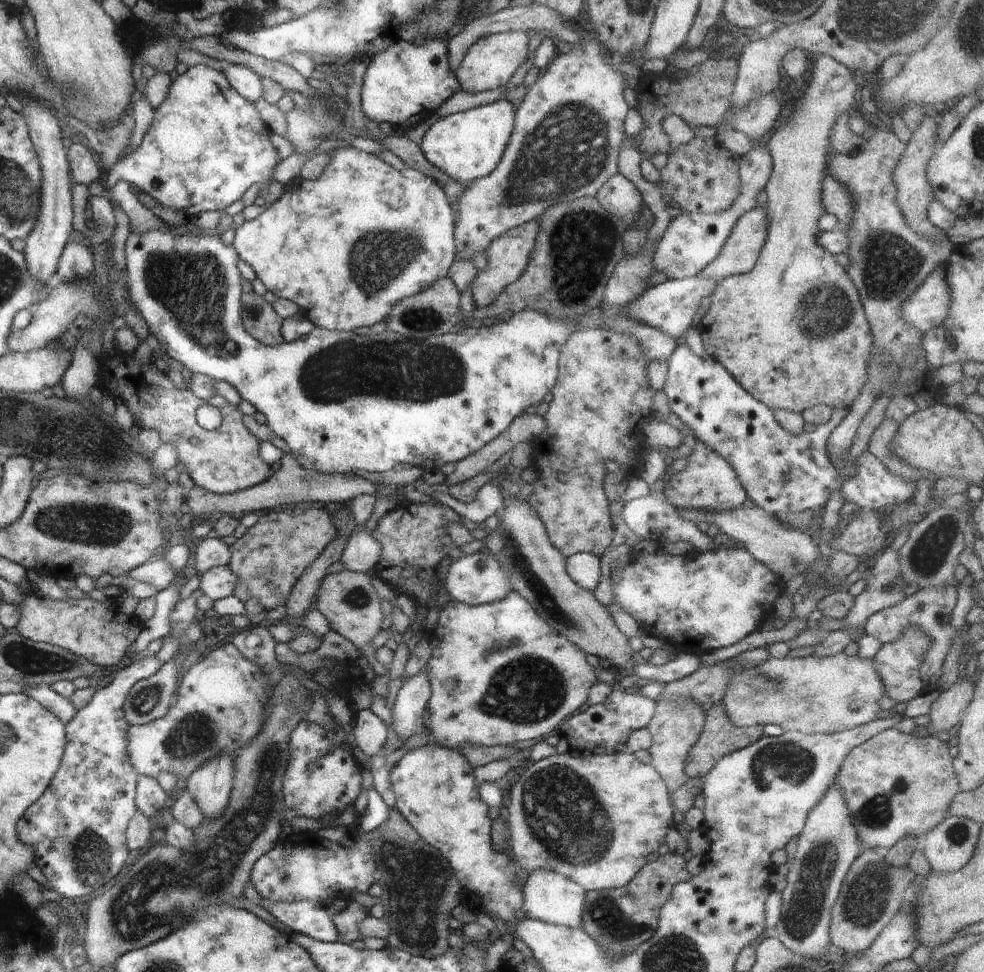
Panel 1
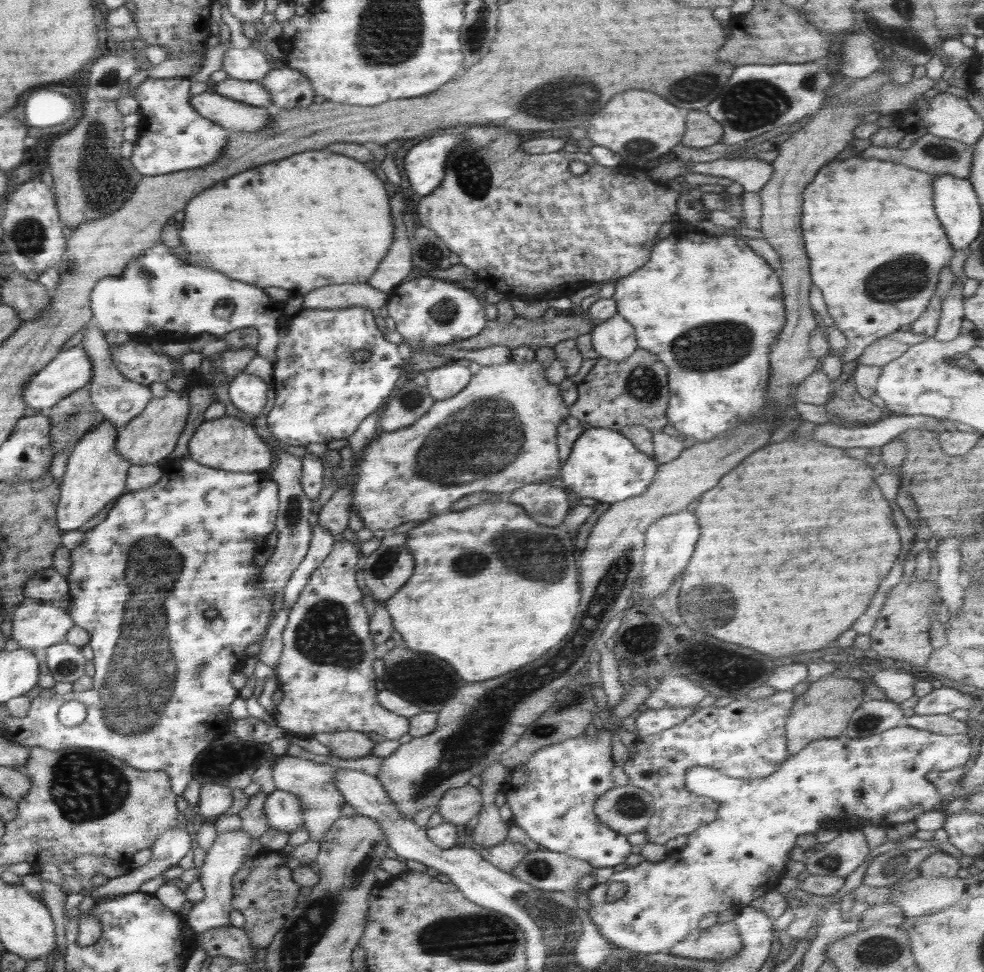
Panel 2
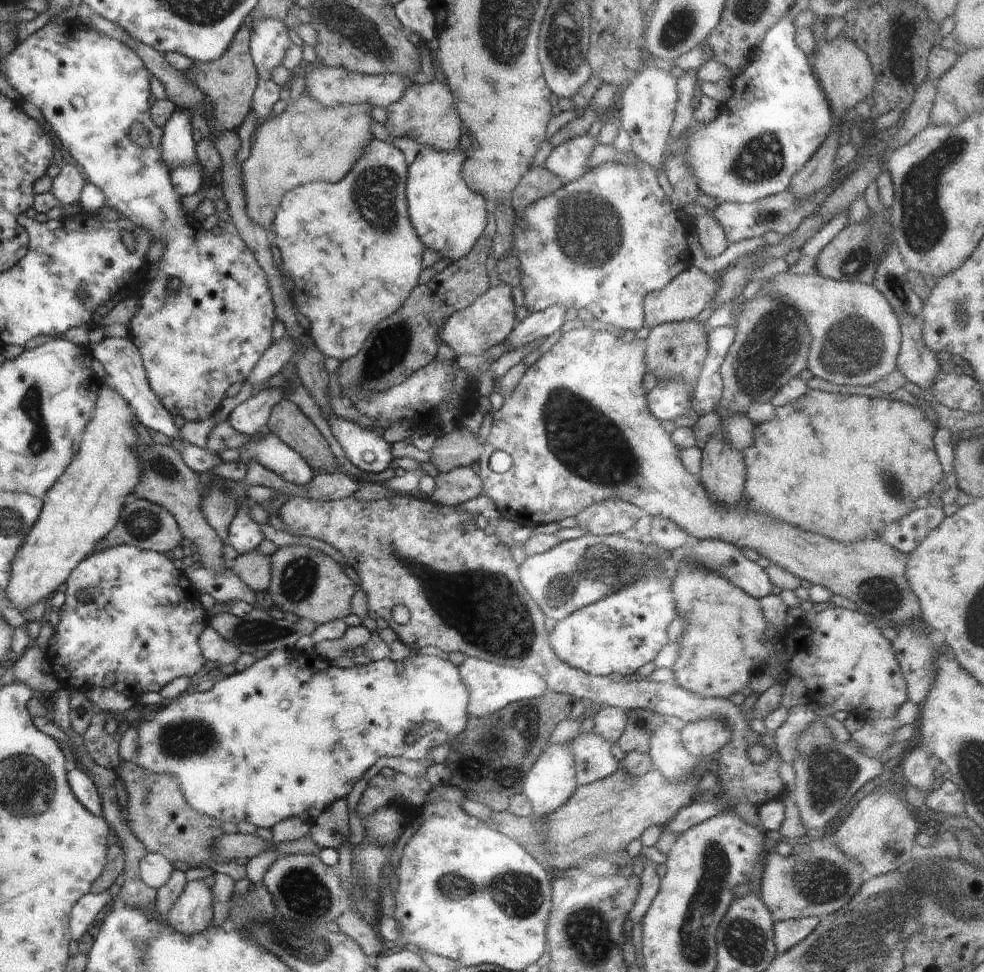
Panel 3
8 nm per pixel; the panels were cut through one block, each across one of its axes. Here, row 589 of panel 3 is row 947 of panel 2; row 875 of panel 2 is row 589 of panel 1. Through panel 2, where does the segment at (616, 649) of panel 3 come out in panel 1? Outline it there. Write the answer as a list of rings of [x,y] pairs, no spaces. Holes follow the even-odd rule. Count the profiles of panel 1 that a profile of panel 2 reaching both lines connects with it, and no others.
[[[696,546],[688,554],[677,556],[677,555],[666,555],[661,549],[657,550],[654,554],[646,555],[640,550],[636,551],[632,549],[630,551],[630,559],[628,563],[617,569],[611,571],[610,575],[610,587],[614,596],[612,602],[610,602],[609,608],[613,611],[626,612],[632,616],[636,622],[640,625],[643,631],[652,634],[654,637],[661,639],[664,643],[669,644],[672,648],[677,648],[683,651],[688,650],[688,642],[694,644],[694,646],[700,646],[704,648],[706,653],[716,648],[724,648],[724,646],[732,646],[741,640],[744,640],[748,634],[754,631],[758,631],[761,625],[765,622],[765,618],[769,615],[773,616],[774,602],[783,592],[784,586],[783,580],[776,576],[773,572],[770,572],[764,564],[760,564],[758,560],[754,560],[745,548],[728,548],[728,550],[706,550],[702,552],[701,548]]]

